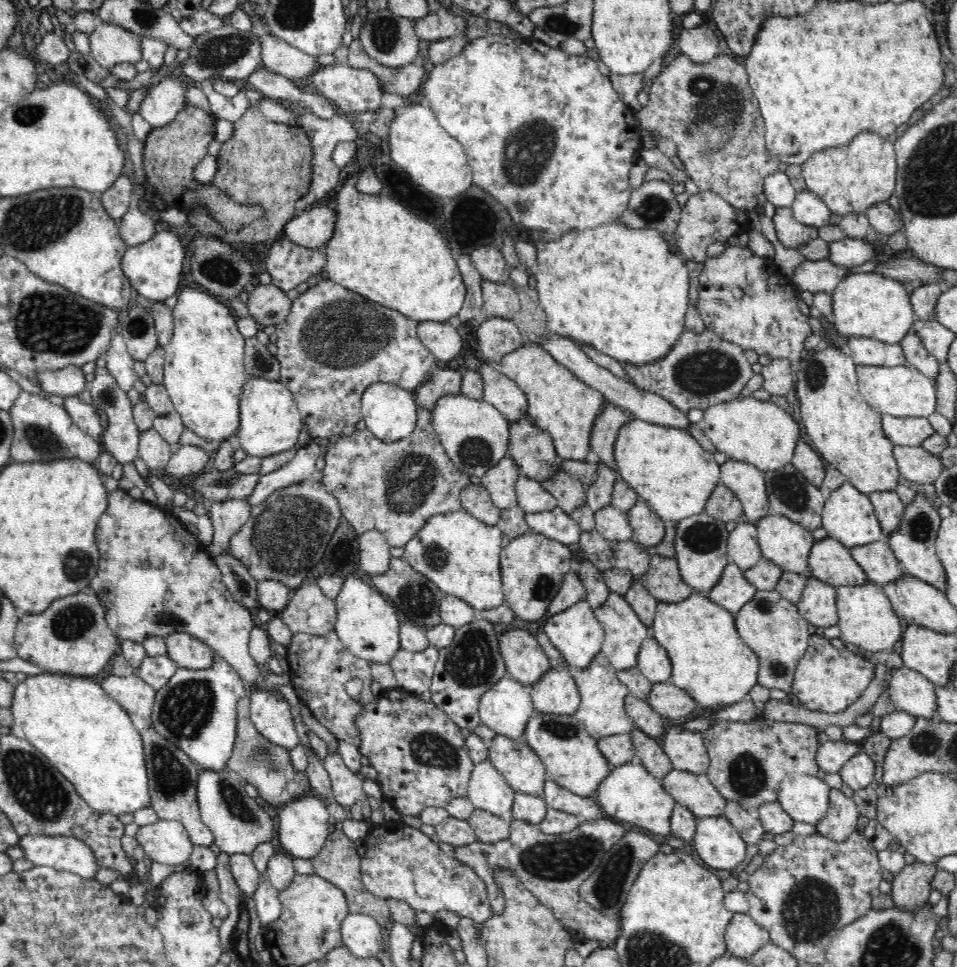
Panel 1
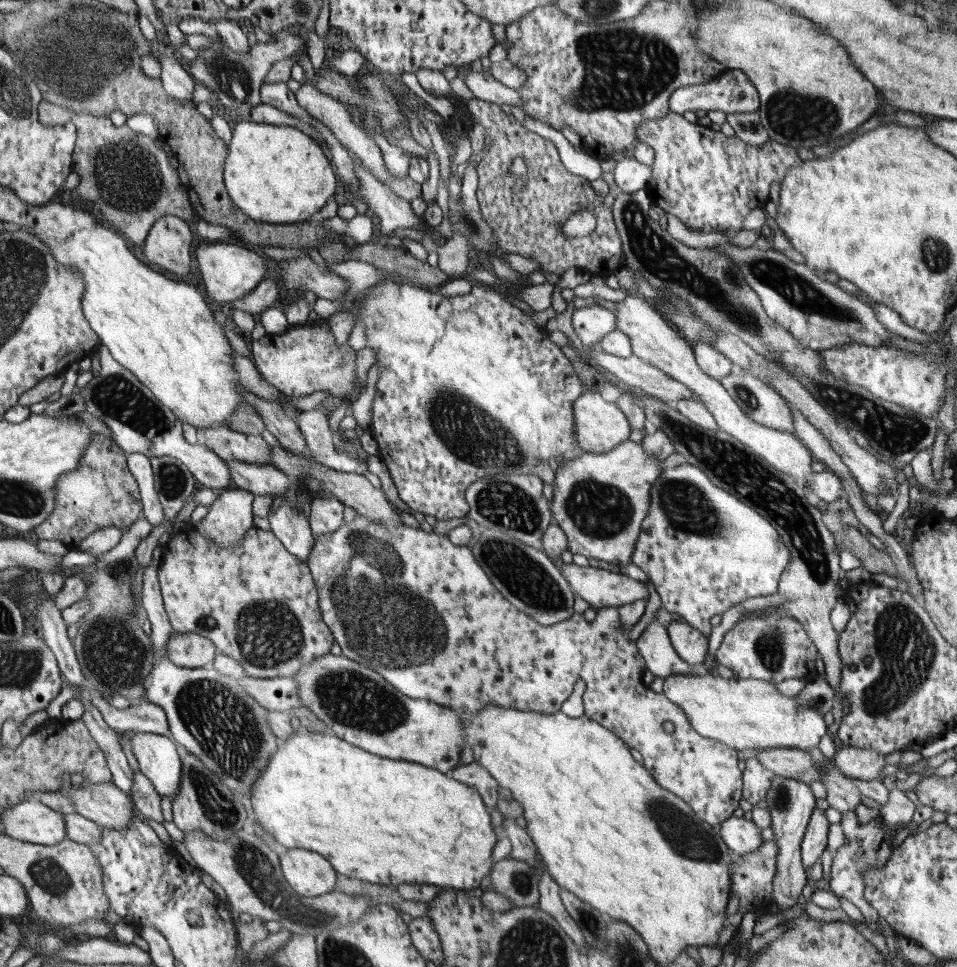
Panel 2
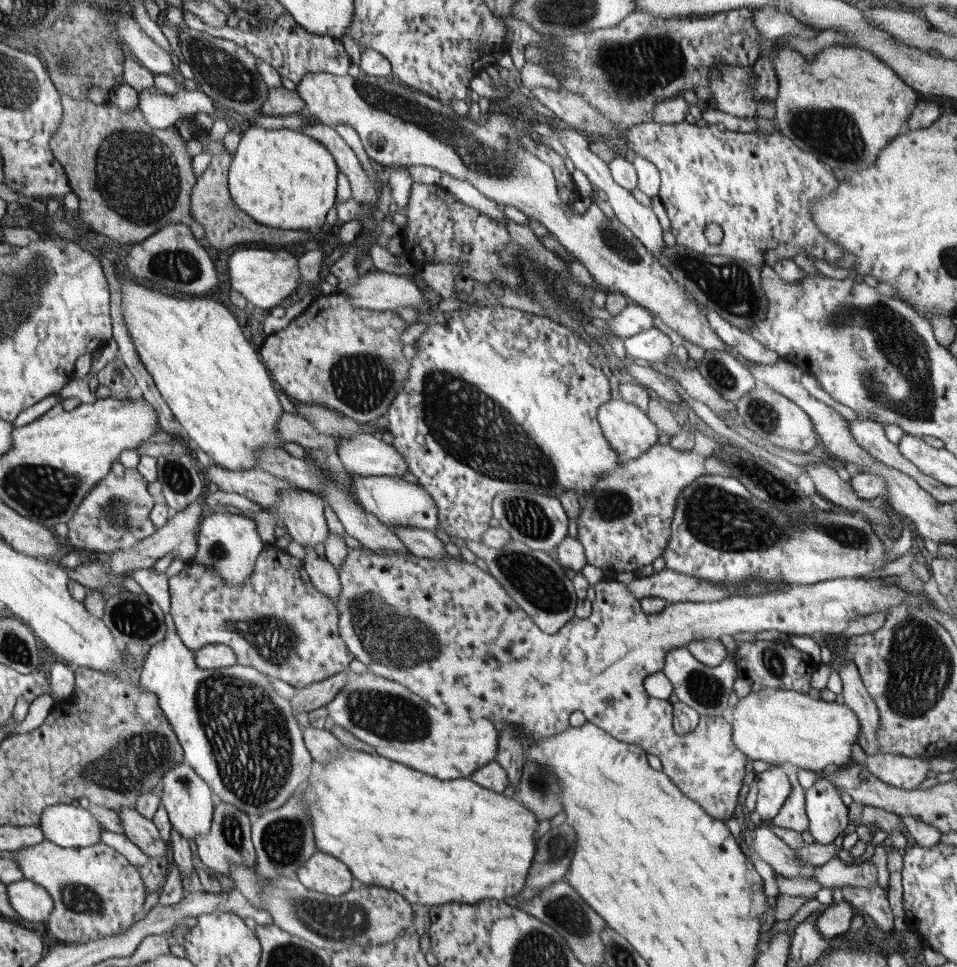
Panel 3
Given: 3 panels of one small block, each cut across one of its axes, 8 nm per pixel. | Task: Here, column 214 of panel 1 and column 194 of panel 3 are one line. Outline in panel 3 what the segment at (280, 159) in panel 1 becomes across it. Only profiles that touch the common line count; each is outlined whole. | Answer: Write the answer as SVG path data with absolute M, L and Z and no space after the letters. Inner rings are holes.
M63 98L63 120L59 122L57 134L51 138L49 146L53 156L61 162L71 192L79 198L79 216L85 224L103 236L103 240L117 240L121 244L139 244L141 240L153 236L169 224L189 226L193 238L199 242L205 238L203 226L189 216L189 196L197 178L191 172L191 158L185 152L187 140L181 138L175 126L165 130L155 130L145 124L139 108L121 112L115 104L93 104L91 100Z

